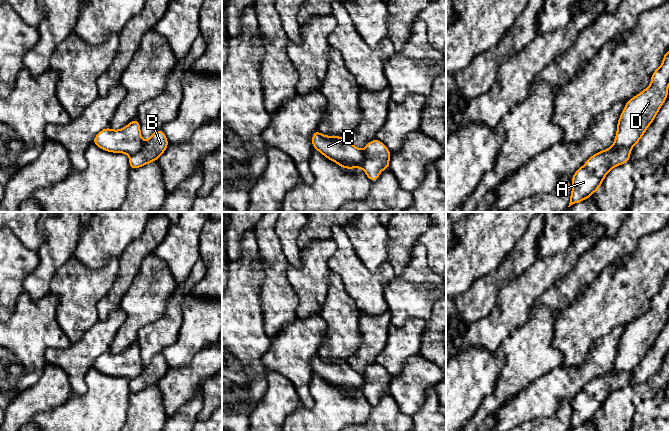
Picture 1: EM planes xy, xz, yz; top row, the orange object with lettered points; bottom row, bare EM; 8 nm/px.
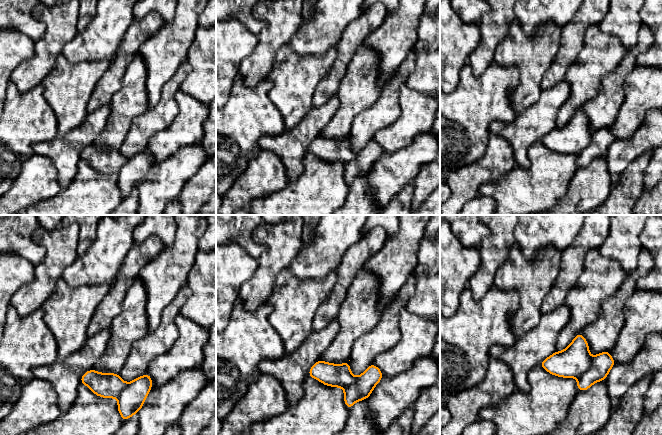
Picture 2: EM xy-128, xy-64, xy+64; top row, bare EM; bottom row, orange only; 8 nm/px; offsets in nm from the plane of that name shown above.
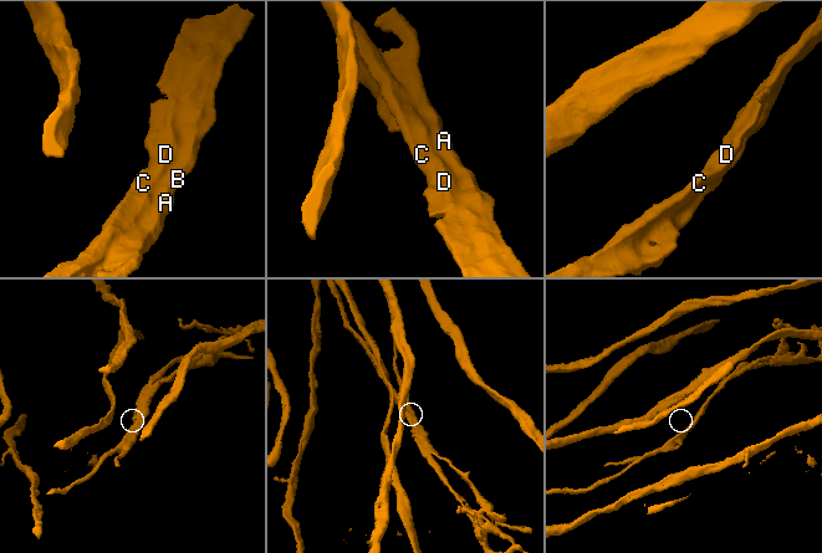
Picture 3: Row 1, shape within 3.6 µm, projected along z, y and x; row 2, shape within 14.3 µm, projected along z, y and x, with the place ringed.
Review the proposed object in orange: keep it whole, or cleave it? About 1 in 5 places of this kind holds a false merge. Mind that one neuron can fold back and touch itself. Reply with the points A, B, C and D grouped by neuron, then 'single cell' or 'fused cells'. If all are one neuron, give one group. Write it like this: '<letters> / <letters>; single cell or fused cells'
A B C D; single cell

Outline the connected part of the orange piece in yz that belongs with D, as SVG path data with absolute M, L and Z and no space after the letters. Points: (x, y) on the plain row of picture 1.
M670 273L665 277L661 290L652 298L650 310L626 326L624 334L618 344L613 370L592 379L587 386L573 398L572 416L568 431L591 421L592 418L599 413L605 400L611 393L629 386L632 371L640 365L648 350L655 343L662 328L665 326L668 320L669 307Z

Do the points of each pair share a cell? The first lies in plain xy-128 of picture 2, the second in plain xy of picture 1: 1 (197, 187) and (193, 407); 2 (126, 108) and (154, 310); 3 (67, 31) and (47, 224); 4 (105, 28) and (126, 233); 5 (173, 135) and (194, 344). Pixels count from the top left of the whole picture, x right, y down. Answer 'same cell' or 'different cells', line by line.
1: different cells
2: same cell
3: same cell
4: same cell
5: same cell

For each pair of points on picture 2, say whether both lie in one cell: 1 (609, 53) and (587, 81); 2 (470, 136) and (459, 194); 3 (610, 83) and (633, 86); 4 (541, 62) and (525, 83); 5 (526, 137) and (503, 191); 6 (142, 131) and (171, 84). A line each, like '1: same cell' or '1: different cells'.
1: same cell
2: different cells
3: different cells
4: same cell
5: different cells
6: same cell

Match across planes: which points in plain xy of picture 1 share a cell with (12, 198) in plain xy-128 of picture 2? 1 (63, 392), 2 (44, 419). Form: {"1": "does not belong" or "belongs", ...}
{"1": "belongs", "2": "does not belong"}

